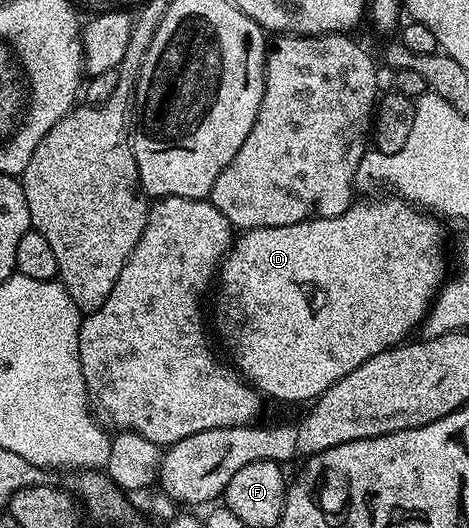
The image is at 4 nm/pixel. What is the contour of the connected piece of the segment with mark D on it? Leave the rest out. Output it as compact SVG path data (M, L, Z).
M393 198L394 200L370 200L367 204L358 204L359 202L351 203L348 210L344 210L344 214L333 216L332 218L324 218L323 216L311 218L309 220L301 220L299 224L292 226L272 226L271 228L248 228L245 229L235 239L234 243L230 245L230 250L226 254L226 259L220 265L220 284L222 280L222 297L214 304L214 324L212 320L212 328L218 331L218 336L222 339L222 344L226 347L228 355L234 359L233 367L237 369L243 380L247 384L258 389L263 397L269 398L271 396L274 400L287 400L290 404L298 404L301 400L305 402L313 402L322 396L336 381L344 378L344 374L352 374L352 370L356 370L356 366L360 366L368 358L372 358L376 354L380 354L384 350L394 348L396 345L403 343L411 335L410 331L417 329L425 320L427 312L430 311L430 305L434 303L434 298L438 294L439 288L442 287L444 281L447 279L446 273L446 256L442 253L442 228L438 225L439 217L434 214L427 214L425 211L419 210L415 205L406 203L401 198Z

